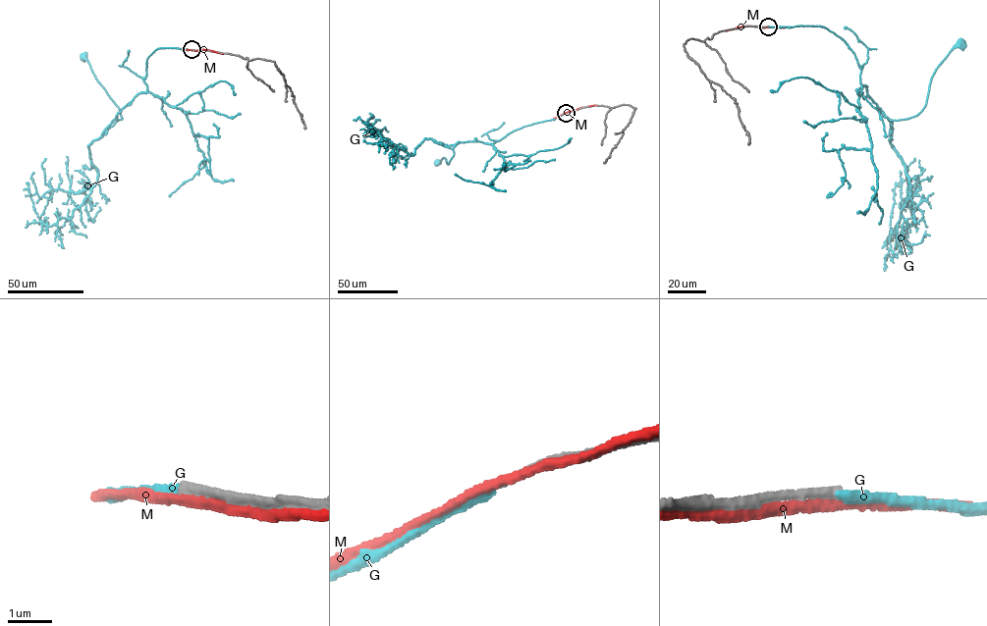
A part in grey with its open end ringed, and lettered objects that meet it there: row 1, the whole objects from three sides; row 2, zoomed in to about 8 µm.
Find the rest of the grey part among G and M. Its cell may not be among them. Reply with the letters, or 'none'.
none

